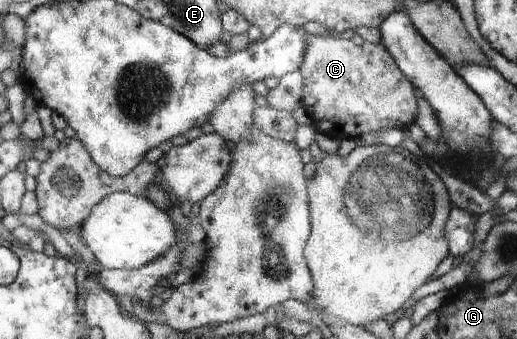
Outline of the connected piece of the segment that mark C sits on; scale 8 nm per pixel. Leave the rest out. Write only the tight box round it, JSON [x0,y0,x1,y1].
[297,35,419,141]

